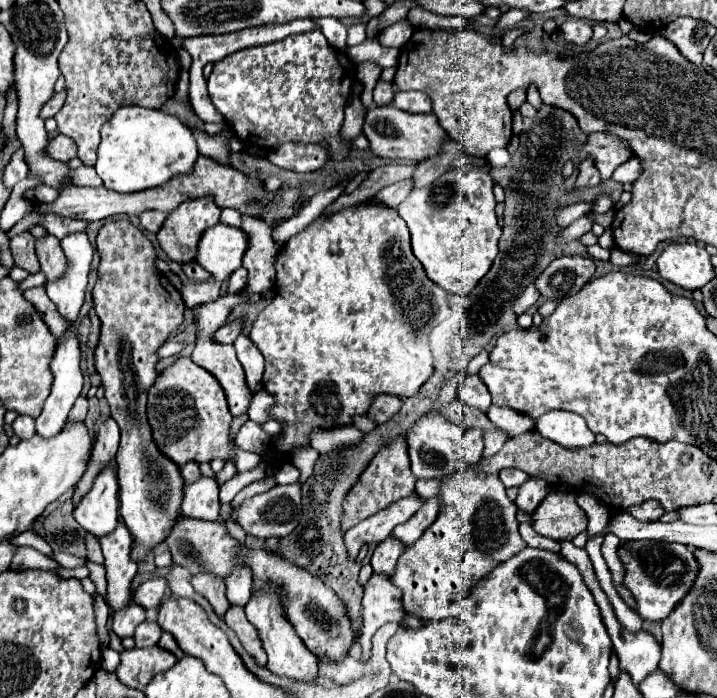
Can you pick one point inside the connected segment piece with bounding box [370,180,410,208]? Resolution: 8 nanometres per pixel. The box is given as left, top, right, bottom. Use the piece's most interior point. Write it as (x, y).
(390, 196)

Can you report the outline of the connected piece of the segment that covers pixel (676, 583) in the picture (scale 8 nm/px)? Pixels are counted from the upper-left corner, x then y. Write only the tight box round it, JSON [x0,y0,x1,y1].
[618,540,700,620]

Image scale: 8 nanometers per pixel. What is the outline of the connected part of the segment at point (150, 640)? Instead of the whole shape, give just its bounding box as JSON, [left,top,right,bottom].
[134,620,162,648]

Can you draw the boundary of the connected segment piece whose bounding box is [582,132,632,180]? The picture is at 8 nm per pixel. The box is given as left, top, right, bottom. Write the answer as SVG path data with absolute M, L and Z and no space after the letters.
M606 132L588 134L582 152L584 156L592 156L602 180L608 180L610 174L618 168L618 164L624 164L628 158L632 158L630 148L622 140Z

